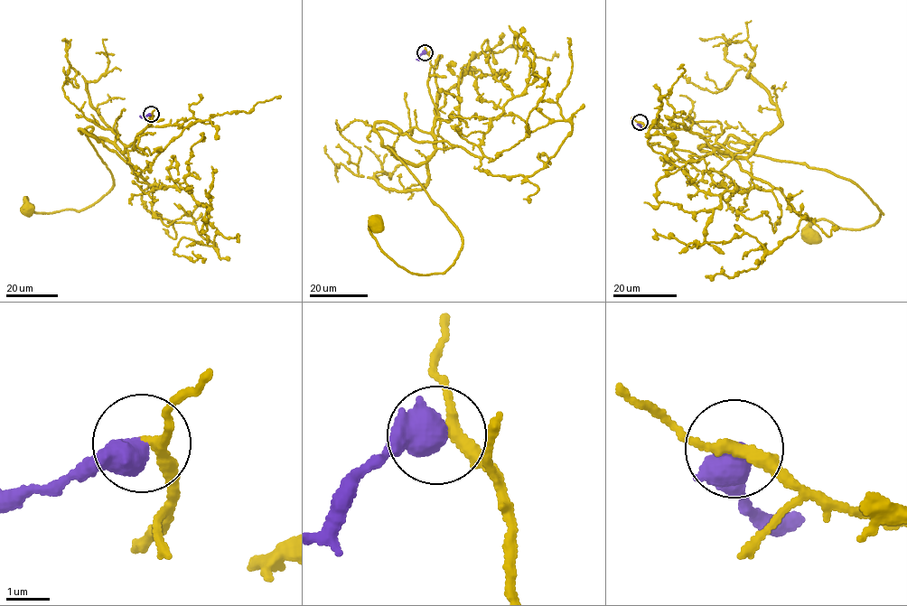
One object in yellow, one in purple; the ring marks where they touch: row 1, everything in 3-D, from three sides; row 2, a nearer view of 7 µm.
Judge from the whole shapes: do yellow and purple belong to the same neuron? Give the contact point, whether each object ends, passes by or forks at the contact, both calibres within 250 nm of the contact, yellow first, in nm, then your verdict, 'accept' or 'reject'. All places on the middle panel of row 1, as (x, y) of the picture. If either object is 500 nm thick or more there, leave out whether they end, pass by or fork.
place (425, 52); calibres 240 and 650 nm; accept

